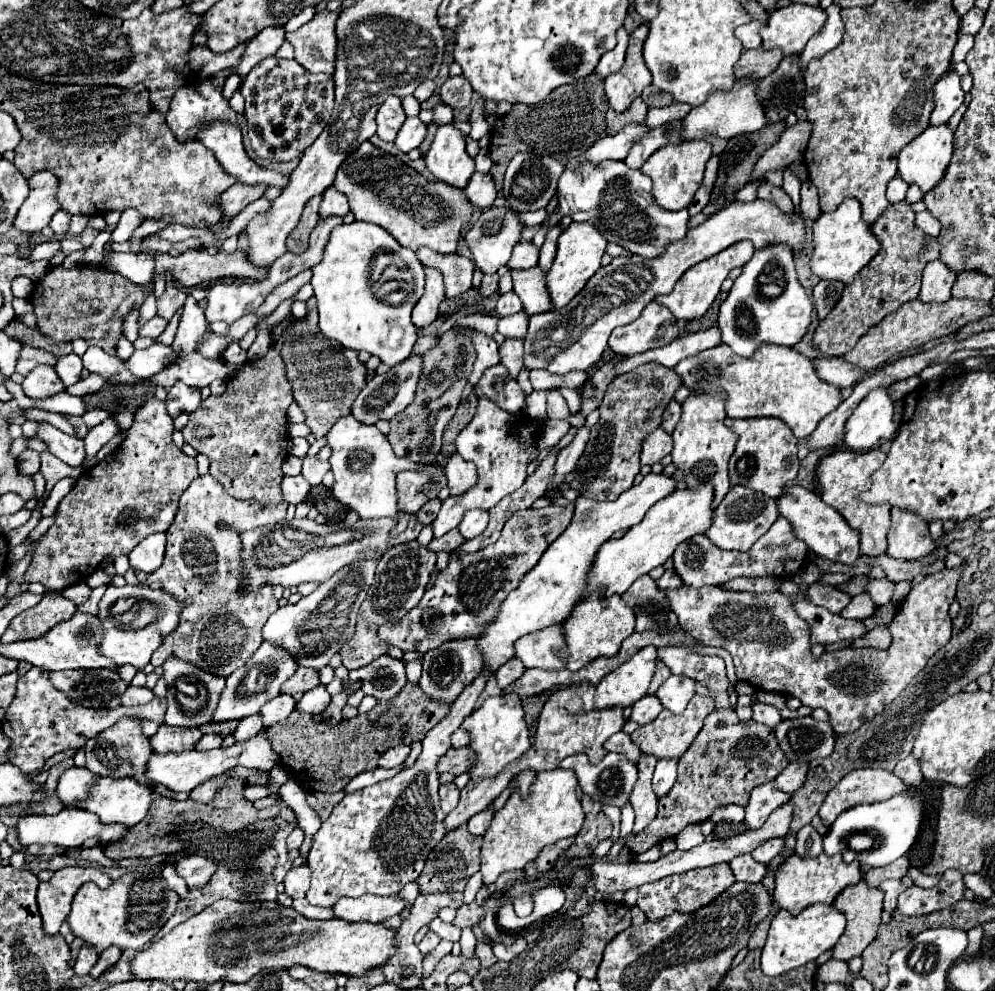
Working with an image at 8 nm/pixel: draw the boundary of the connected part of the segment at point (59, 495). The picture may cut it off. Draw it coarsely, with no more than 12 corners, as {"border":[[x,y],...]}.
{"border":[[66,477],[54,485],[41,509],[42,517],[55,513],[71,491],[75,479]]}

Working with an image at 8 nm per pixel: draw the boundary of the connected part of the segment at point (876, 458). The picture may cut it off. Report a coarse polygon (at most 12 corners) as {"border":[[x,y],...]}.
{"border":[[836,450],[816,478],[822,500],[860,532],[860,552],[888,548],[890,504],[866,504],[886,454]]}

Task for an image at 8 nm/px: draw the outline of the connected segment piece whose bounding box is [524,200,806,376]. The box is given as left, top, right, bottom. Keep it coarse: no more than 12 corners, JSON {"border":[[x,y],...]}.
{"border":[[734,202],[652,260],[614,258],[530,316],[524,366],[588,370],[614,328],[740,240],[806,246],[806,222]]}

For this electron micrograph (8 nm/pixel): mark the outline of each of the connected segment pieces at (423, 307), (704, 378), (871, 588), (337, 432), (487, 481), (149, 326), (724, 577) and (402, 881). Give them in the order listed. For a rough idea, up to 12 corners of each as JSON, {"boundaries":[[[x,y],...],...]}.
{"boundaries":[[[426,268],[426,292],[412,310],[416,328],[440,316],[442,274]],[[720,344],[674,370],[722,390],[730,418],[780,418],[810,436],[842,402],[808,356]],[[870,580],[868,594],[876,606],[892,600],[894,584]],[[354,420],[326,434],[334,496],[360,520],[406,530],[396,474],[442,467],[398,458],[388,438]],[[478,386],[478,410],[456,452],[478,482],[448,496],[432,522],[444,536],[528,478],[538,444],[520,446],[522,412],[506,412]],[[154,316],[140,328],[140,336],[158,338],[166,320]],[[780,516],[748,552],[706,536],[682,542],[674,570],[690,588],[738,576],[796,574],[806,544]],[[482,670],[414,766],[346,794],[314,834],[312,906],[392,896],[444,838],[436,764]]]}

